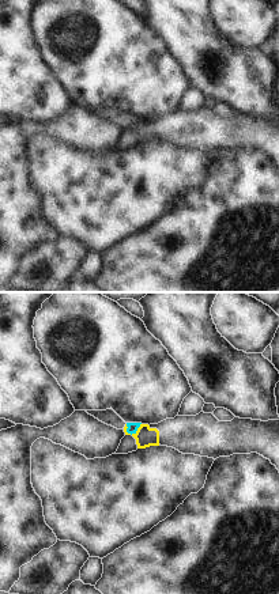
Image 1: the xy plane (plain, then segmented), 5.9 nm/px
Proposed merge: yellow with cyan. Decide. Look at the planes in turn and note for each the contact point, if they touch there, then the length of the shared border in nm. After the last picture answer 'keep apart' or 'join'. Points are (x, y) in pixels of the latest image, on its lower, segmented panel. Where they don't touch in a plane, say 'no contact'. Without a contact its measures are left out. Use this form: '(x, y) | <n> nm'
(134, 434) | 110 nm

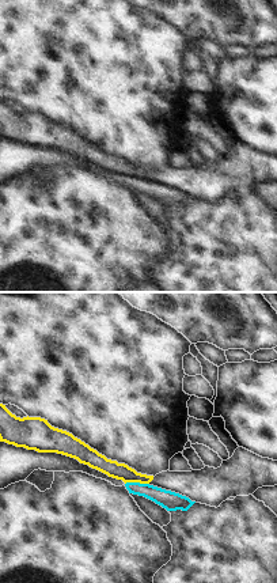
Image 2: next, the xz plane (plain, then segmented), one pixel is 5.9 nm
(136, 481) | 140 nm

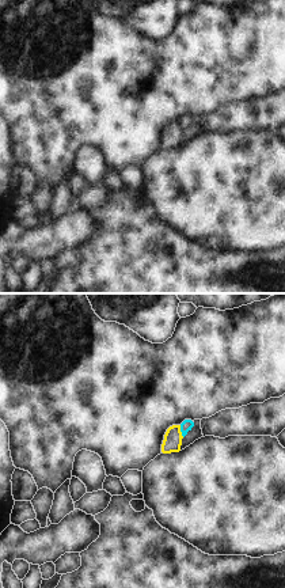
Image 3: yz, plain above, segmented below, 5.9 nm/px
(179, 431) | 80 nm

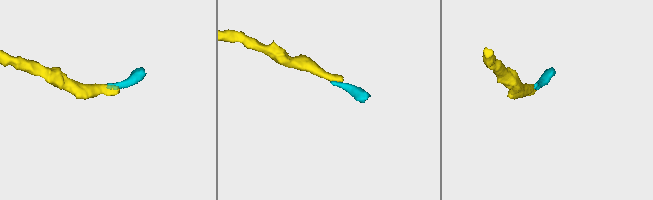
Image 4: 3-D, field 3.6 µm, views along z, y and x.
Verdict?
keep apart

